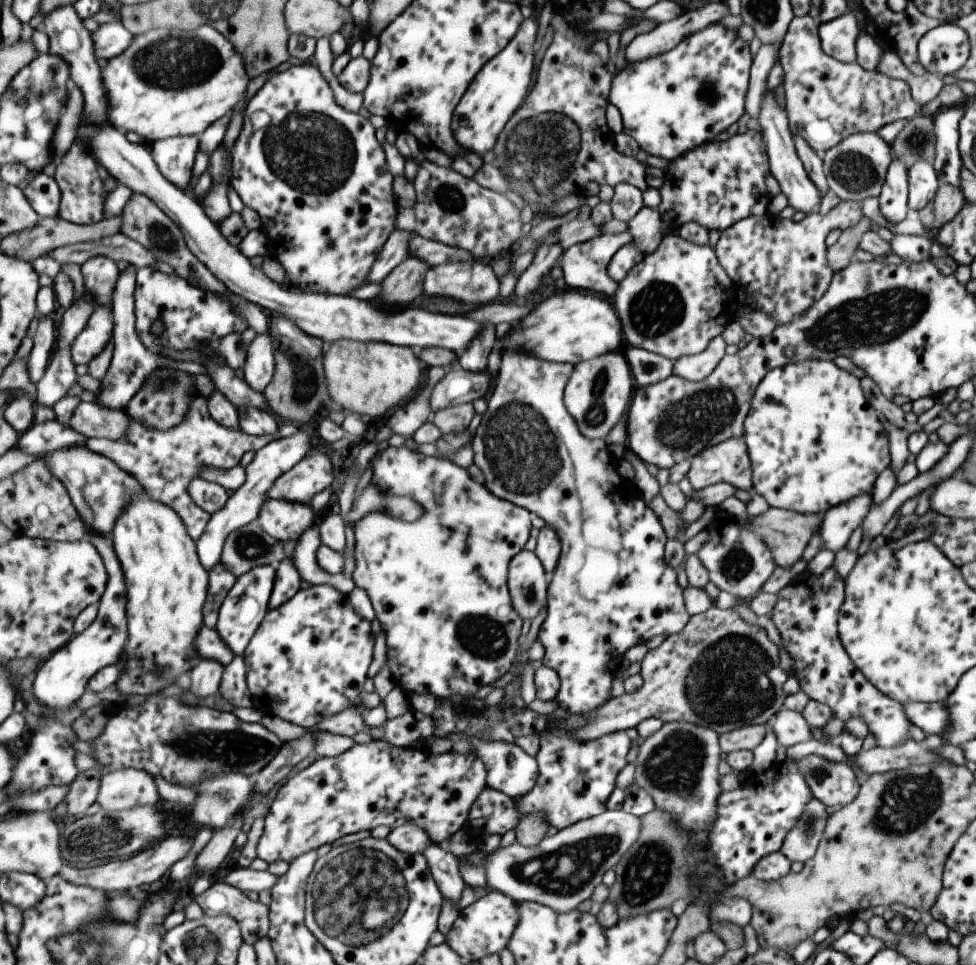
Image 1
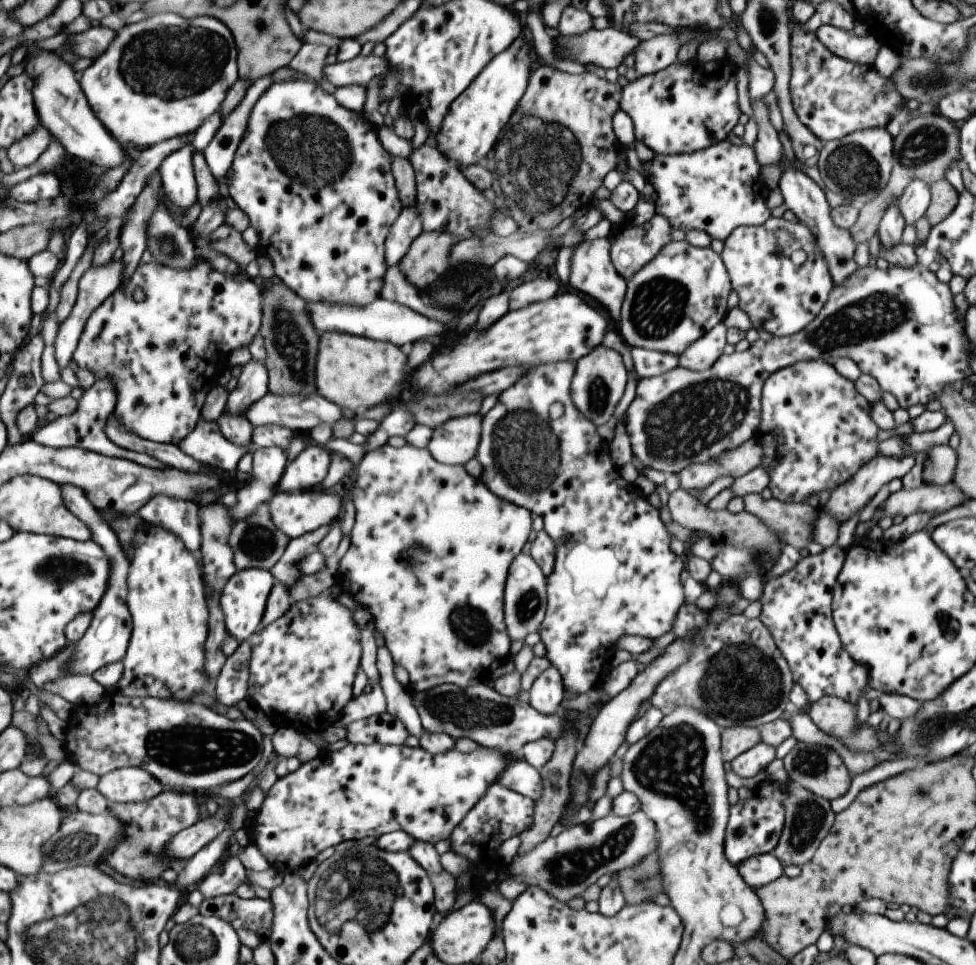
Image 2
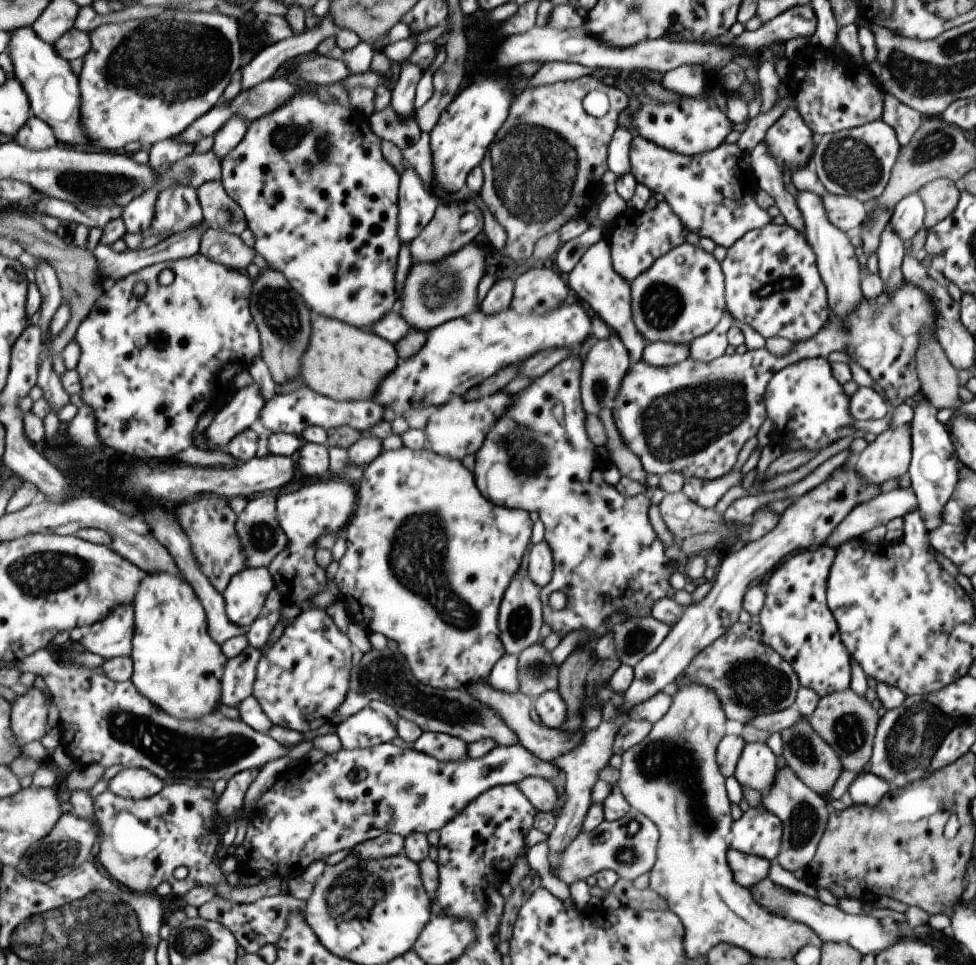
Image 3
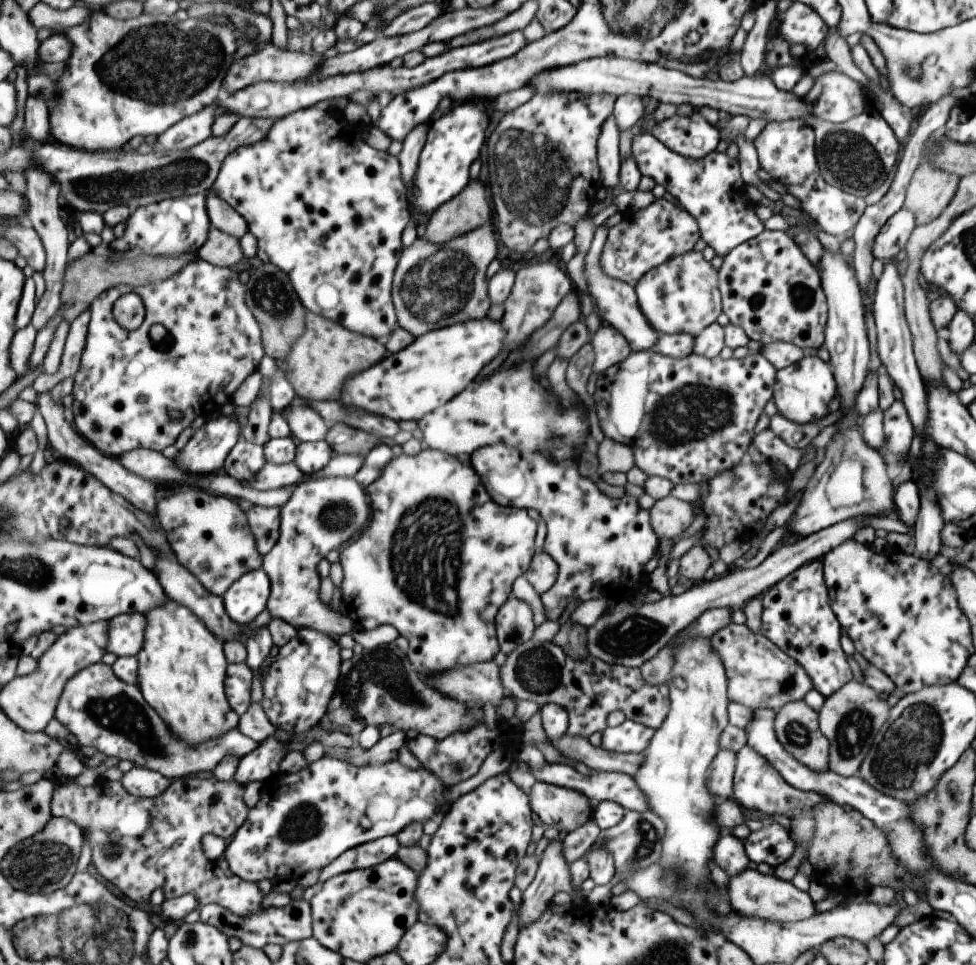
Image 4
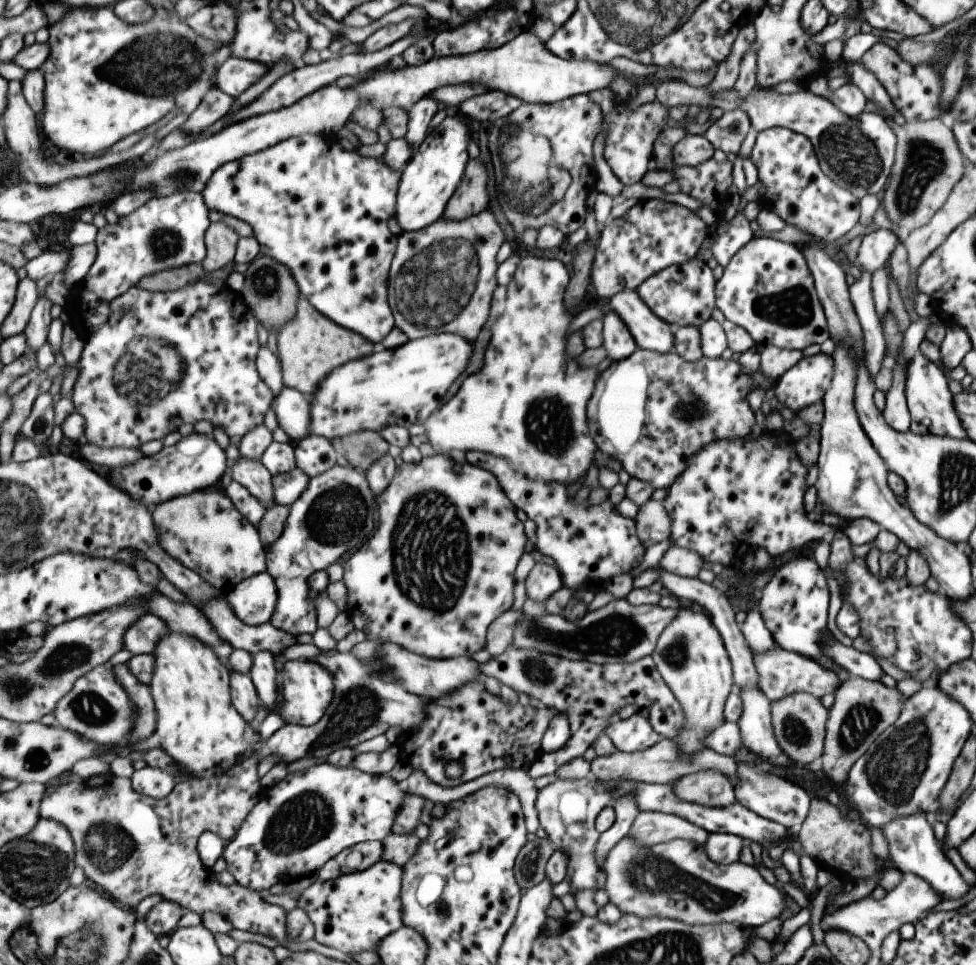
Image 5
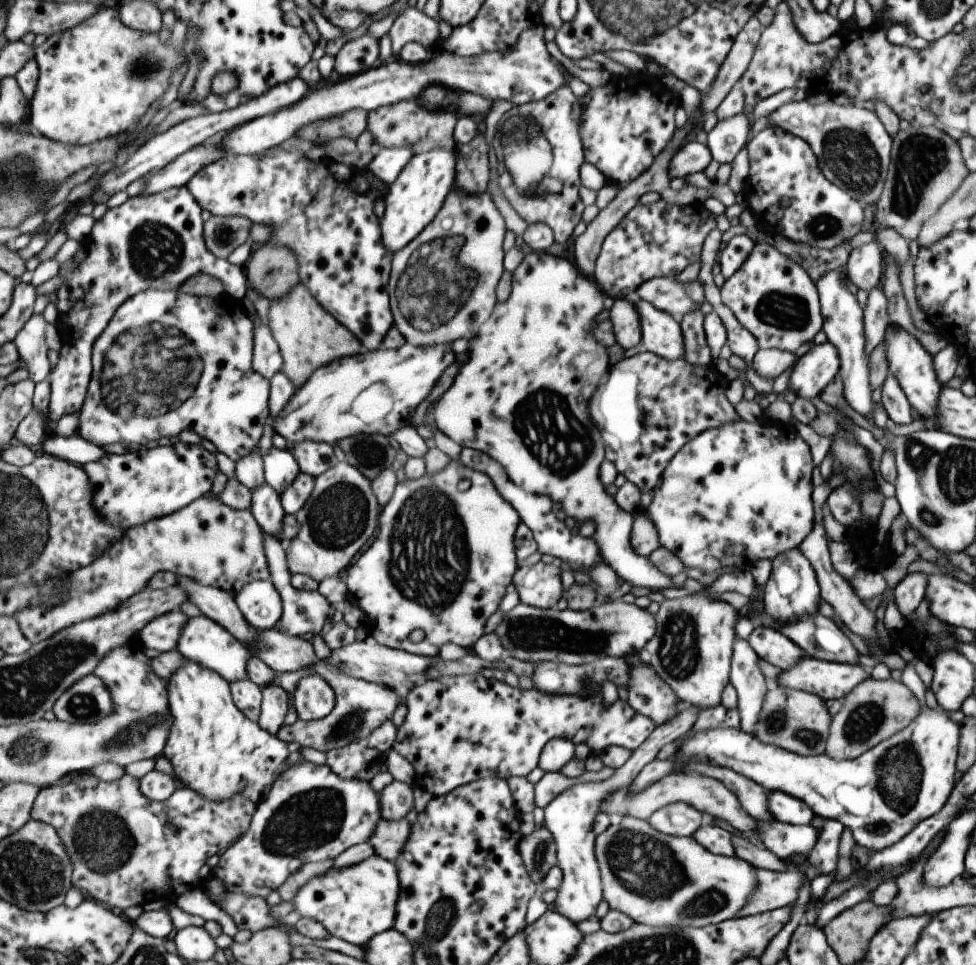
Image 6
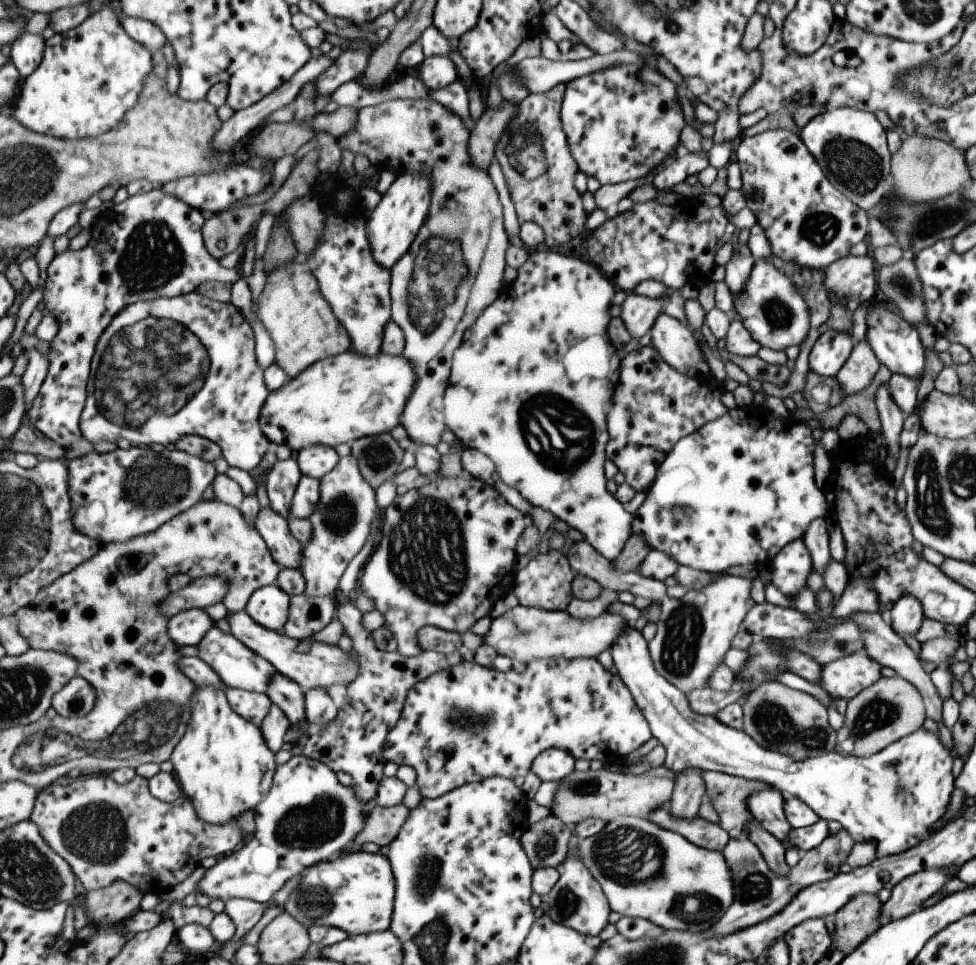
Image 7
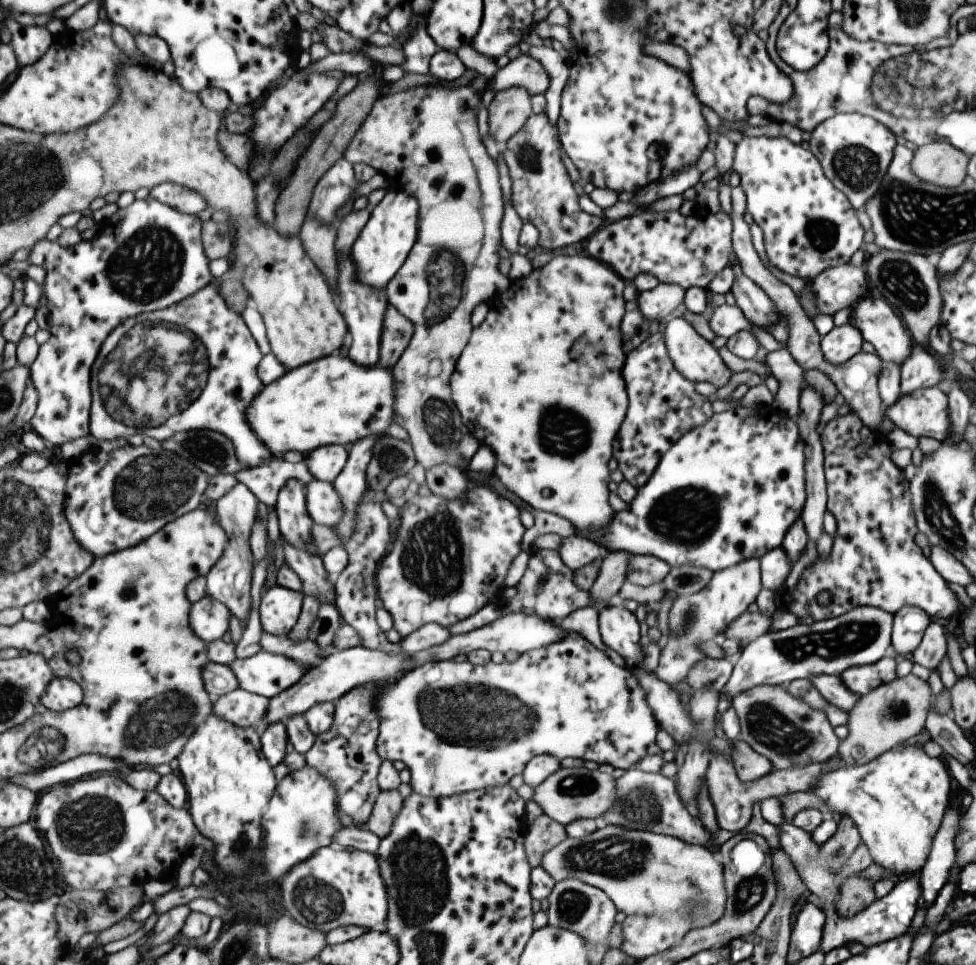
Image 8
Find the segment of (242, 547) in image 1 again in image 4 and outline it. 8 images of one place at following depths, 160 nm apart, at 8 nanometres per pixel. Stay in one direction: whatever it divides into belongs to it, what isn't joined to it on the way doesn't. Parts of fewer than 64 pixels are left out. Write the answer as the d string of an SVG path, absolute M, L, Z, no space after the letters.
M255 505L248 512L248 521L256 536L261 554L273 550L279 542L282 529L282 507L262 507Z

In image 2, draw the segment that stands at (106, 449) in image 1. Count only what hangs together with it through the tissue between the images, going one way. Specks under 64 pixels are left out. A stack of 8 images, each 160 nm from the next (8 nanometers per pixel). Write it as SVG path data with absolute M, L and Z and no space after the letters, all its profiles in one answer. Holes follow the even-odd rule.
M200 420L197 428L177 446L203 465L213 467L224 474L237 473L239 460L246 452L255 450L254 444L247 447L233 444L224 435L217 420ZM157 496L141 510L141 516L149 524L173 530L173 534L184 539L190 551L198 554L203 538L199 518L200 507L195 502L183 502L183 500L173 500L167 496Z

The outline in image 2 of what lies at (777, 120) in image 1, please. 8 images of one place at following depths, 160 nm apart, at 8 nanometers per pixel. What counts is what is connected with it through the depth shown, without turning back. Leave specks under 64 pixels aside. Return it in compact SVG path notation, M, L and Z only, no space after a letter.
M779 162L780 167L783 169L782 174L778 180L777 187L779 188L782 194L782 202L785 203L785 206L795 216L795 220L799 223L803 223L811 232L814 234L814 239L817 245L817 248L820 249L823 260L827 265L827 270L829 271L830 279L832 280L832 286L836 287L840 285L856 268L855 262L853 261L853 251L855 249L854 240L850 235L848 229L840 229L838 226L834 225L832 218L830 217L829 211L830 207L827 204L825 195L819 186L807 177L803 172L795 170L794 167L782 167L781 162Z

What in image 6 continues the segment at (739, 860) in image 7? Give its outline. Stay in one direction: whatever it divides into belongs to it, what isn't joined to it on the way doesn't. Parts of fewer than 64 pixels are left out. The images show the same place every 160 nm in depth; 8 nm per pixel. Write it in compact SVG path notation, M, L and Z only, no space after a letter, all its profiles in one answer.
M807 862L803 866L801 870L792 867L785 872L771 872L753 867L755 890L751 892L751 898L747 900L745 906L742 906L741 912L735 914L735 917L752 916L785 907L787 904L793 905L801 884L811 883L815 876L821 875L819 868Z

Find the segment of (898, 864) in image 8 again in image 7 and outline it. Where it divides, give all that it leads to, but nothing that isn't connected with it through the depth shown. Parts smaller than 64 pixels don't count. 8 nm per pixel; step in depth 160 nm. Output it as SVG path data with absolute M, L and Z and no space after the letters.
M627 627L621 632L621 636L609 648L609 654L617 676L623 680L636 705L643 712L652 737L665 749L663 767L675 775L685 768L697 768L767 784L769 789L780 792L782 796L801 800L819 819L837 822L853 842L871 843L876 858L892 856L916 846L929 832L933 822L945 814L954 786L951 774L954 755L953 750L948 750L940 742L937 732L917 728L915 732L899 738L872 756L847 757L832 751L797 762L781 752L759 746L742 730L728 728L720 724L714 716L701 716L691 712L686 696L655 671L646 642L634 628Z

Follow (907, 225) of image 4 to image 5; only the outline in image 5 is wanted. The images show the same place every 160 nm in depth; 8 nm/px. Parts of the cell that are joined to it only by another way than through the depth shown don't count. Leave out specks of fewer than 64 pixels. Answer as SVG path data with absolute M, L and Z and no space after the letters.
M886 227L863 236L855 254L855 266L870 275L878 268L886 268L887 259L897 243L898 238Z

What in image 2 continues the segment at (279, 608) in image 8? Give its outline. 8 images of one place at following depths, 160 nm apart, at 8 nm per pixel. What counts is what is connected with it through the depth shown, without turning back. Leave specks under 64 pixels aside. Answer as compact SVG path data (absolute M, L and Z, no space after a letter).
M265 569L240 571L235 577L231 578L222 590L222 609L225 613L226 627L229 634L243 642L250 639L261 629L260 624L264 620L268 600L276 583L272 571Z

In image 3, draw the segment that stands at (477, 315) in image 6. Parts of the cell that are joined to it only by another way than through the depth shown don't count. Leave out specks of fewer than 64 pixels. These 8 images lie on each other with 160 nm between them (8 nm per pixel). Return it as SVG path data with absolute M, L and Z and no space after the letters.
M471 242L438 263L414 262L397 307L400 315L409 322L411 330L428 333L453 318L463 318L477 312L479 306L483 306L483 302L480 303L480 282L486 275L485 256L483 248Z

